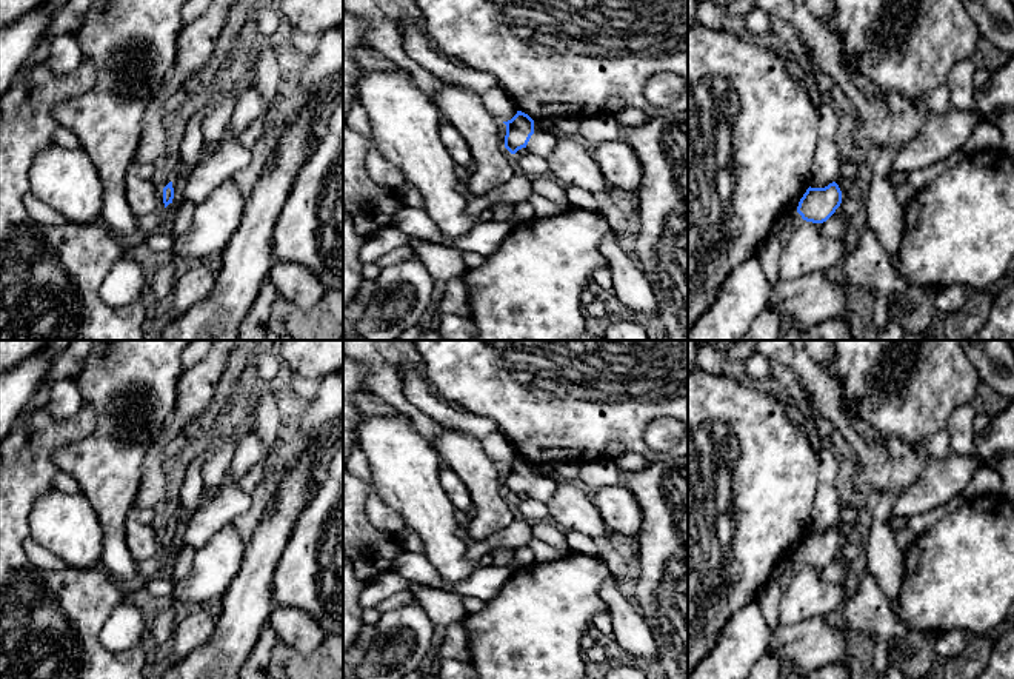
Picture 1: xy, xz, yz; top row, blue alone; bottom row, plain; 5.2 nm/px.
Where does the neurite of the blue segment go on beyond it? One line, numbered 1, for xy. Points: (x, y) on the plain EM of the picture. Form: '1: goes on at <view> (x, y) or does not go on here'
1: does not go on here

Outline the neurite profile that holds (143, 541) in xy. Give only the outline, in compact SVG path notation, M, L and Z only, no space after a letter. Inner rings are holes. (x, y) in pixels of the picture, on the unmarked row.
M134 513L126 520L126 544L135 562L165 554L163 536L151 523L142 523Z

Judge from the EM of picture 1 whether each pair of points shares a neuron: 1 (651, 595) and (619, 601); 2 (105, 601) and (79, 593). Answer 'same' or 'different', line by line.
1: different
2: same

